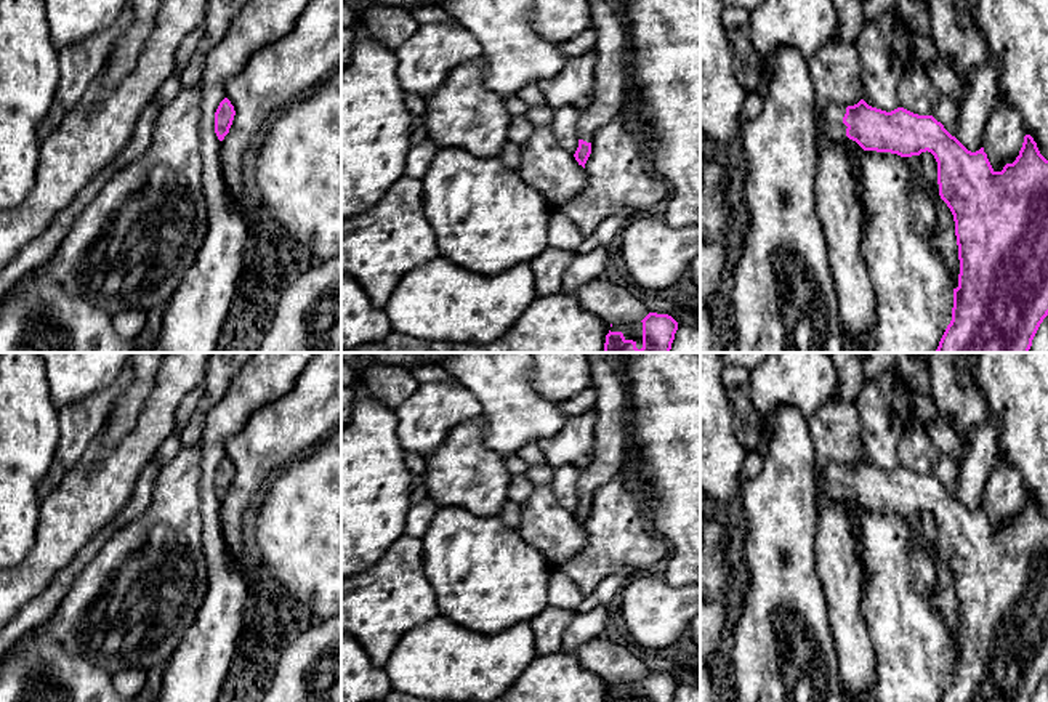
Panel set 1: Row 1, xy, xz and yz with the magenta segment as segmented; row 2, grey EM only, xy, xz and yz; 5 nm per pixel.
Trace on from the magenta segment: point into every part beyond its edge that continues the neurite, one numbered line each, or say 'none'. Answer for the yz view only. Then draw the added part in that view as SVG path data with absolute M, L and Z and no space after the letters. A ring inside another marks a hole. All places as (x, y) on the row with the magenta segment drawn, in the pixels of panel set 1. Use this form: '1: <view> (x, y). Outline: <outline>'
1: yz (832, 117). Outline: M830 104L820 115L820 125L824 128L824 135L830 139L841 139L846 136L846 125L843 123L843 117L846 114L846 107L843 104Z

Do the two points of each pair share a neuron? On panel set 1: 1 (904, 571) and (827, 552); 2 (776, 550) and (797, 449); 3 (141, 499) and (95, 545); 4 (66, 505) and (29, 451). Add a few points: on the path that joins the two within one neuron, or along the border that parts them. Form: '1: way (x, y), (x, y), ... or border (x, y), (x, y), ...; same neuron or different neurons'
1: border (854, 523), (862, 571), (861, 598); different neurons
2: way (781, 524), (781, 499), (789, 475); same neuron
3: way (130, 510), (106, 534); same neuron
4: border (42, 500), (34, 537); different neurons

